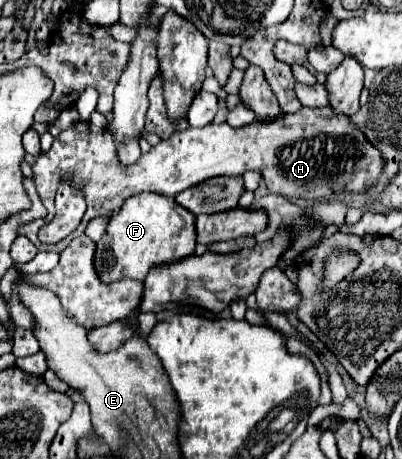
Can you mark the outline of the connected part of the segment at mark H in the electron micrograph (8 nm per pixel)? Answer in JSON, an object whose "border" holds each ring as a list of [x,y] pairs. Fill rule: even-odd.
{"border":[[[328,106],[326,108],[302,108],[296,114],[278,116],[272,122],[270,120],[254,120],[252,124],[246,124],[244,128],[232,128],[230,124],[208,124],[204,128],[176,132],[168,140],[162,140],[160,144],[156,144],[148,154],[142,154],[142,158],[134,166],[128,166],[128,168],[120,166],[116,150],[114,150],[112,134],[108,130],[100,130],[100,128],[92,126],[90,122],[76,122],[70,128],[66,128],[60,136],[56,136],[52,148],[46,154],[40,154],[36,158],[36,162],[32,164],[32,180],[36,184],[36,190],[38,190],[44,206],[48,208],[48,214],[46,214],[46,218],[38,218],[38,220],[20,224],[18,234],[30,238],[38,250],[50,248],[38,240],[38,230],[40,230],[40,226],[44,226],[46,222],[52,220],[52,214],[54,214],[54,192],[52,190],[58,190],[62,178],[70,178],[72,186],[82,184],[82,194],[88,204],[88,210],[86,210],[86,216],[82,218],[80,226],[72,234],[68,234],[64,240],[60,240],[58,244],[52,246],[56,252],[62,252],[72,238],[84,234],[84,228],[92,218],[116,214],[120,210],[122,202],[128,196],[134,196],[136,192],[148,190],[148,192],[160,192],[164,196],[176,196],[178,192],[182,192],[194,184],[200,184],[208,178],[242,176],[246,170],[258,170],[272,194],[280,194],[284,198],[324,200],[324,198],[348,194],[348,192],[350,194],[366,194],[366,190],[372,188],[376,184],[378,176],[382,176],[382,172],[384,172],[384,156],[380,156],[380,150],[374,144],[368,144],[368,138],[364,136],[364,132],[360,132],[360,128],[354,126],[352,118],[336,116],[336,112],[332,112],[332,108],[328,108]]]}

